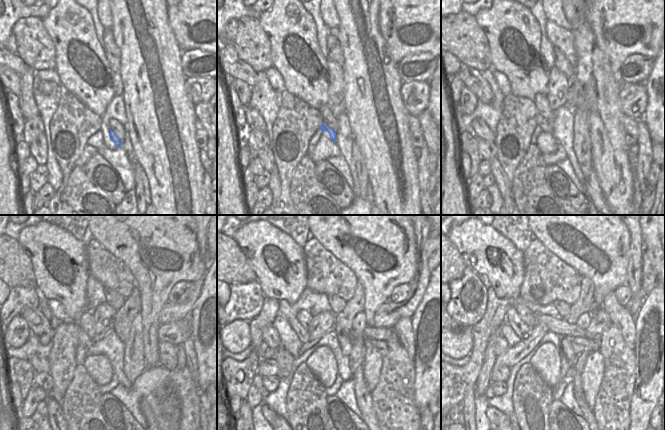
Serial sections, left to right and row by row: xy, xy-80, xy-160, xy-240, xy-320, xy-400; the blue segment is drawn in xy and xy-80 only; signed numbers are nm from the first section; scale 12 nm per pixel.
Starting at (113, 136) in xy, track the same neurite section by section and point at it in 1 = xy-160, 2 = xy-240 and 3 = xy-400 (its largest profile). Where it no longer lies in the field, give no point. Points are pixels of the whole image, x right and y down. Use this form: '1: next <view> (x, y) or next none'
1: next xy-160 (546, 125)
2: next xy-240 (84, 339)
3: next xy-400 (522, 330)

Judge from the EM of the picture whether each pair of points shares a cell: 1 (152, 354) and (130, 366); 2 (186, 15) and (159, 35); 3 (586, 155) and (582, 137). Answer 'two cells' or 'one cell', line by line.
1: two cells
2: two cells
3: one cell

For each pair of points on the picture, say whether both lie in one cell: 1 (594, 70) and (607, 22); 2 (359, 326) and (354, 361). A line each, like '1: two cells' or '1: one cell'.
1: two cells
2: one cell

